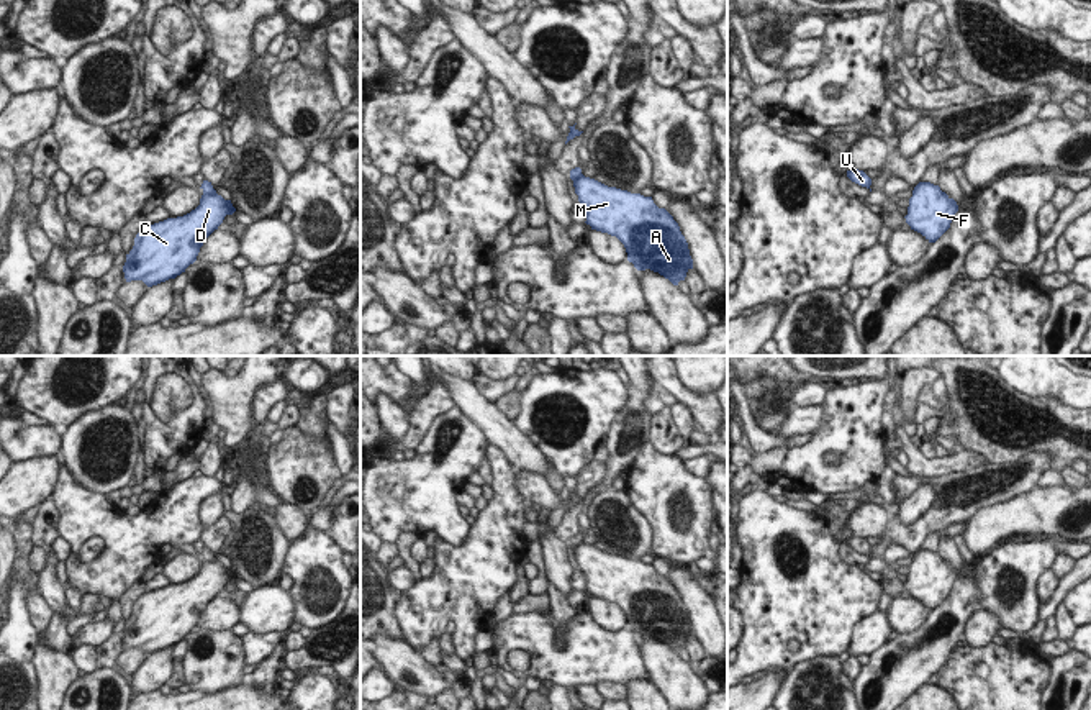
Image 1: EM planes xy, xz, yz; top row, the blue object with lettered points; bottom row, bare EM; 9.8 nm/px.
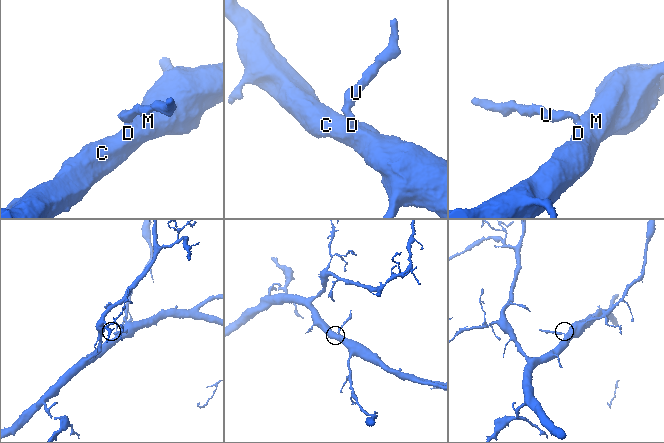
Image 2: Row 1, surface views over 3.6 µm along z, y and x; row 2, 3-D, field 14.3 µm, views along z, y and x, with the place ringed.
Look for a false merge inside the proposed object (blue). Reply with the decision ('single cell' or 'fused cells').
fused cells

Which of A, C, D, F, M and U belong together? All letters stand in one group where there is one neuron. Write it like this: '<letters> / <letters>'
A C D F M / U

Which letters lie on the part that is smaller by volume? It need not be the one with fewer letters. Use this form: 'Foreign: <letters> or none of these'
Foreign: U

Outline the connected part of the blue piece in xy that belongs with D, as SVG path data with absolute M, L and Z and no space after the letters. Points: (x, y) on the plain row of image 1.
M203 561L190 580L143 595L123 633L126 649L143 648L147 654L175 646L197 628L206 605L236 576L231 567Z

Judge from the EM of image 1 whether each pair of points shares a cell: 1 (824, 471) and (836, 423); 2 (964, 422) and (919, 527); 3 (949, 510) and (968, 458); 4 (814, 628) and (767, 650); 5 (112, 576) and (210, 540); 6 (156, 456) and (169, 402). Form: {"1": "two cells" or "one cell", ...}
{"1": "one cell", "2": "two cells", "3": "two cells", "4": "one cell", "5": "two cells", "6": "two cells"}

